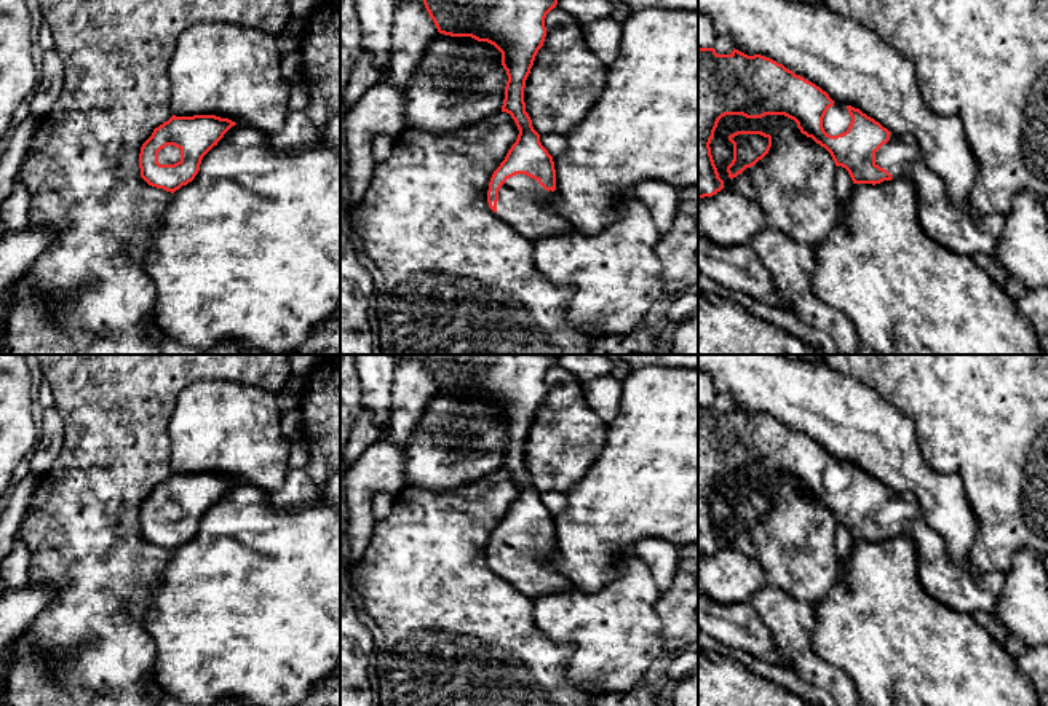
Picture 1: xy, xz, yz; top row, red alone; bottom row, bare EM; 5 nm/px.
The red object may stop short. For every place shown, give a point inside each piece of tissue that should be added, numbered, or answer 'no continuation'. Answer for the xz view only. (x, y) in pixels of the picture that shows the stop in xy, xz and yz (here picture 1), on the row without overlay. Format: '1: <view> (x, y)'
1: xz (523, 561)

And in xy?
1: xy (168, 513)

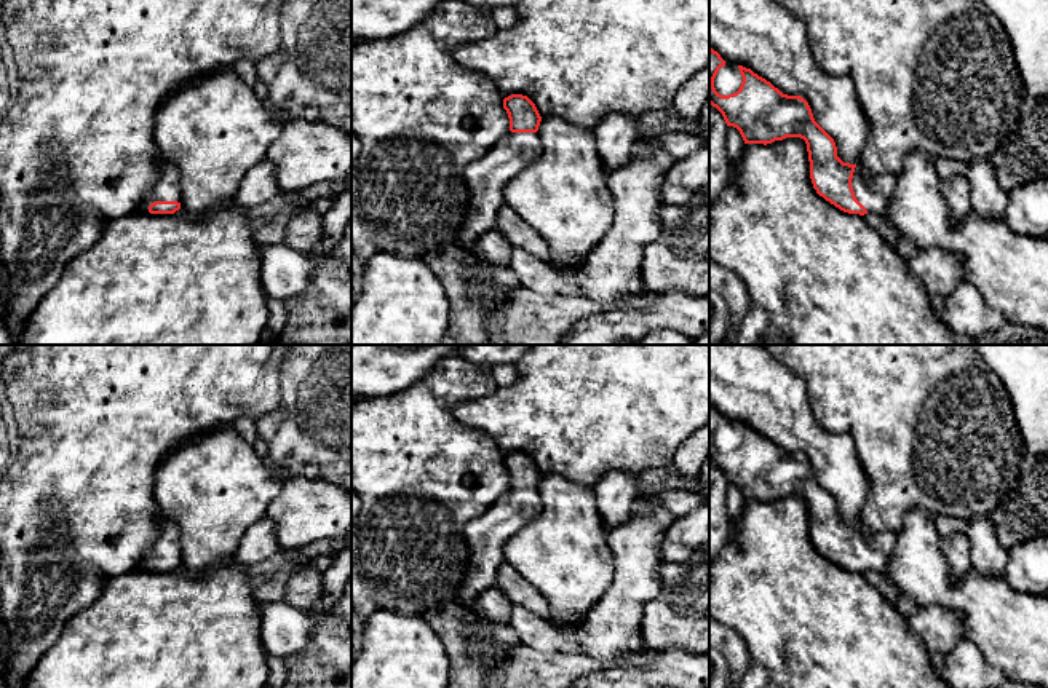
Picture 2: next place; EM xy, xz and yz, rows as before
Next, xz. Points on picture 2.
1: xz (488, 535)

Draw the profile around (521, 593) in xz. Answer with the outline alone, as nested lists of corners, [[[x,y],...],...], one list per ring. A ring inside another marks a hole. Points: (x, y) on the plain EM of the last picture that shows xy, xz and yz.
[[[503,562],[498,567],[495,586],[508,597],[511,605],[519,605],[542,618],[550,618],[551,608],[546,597],[510,563]]]

